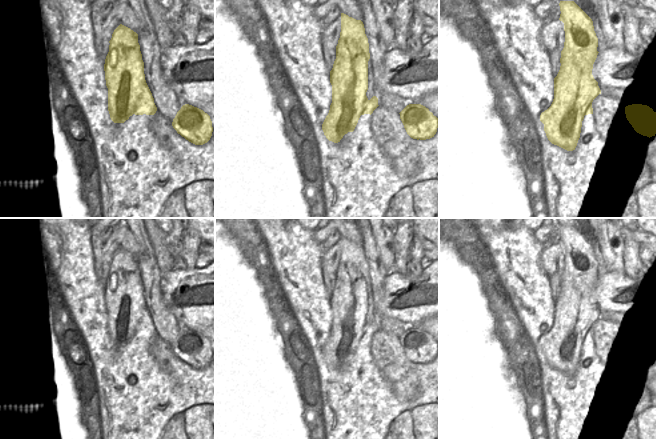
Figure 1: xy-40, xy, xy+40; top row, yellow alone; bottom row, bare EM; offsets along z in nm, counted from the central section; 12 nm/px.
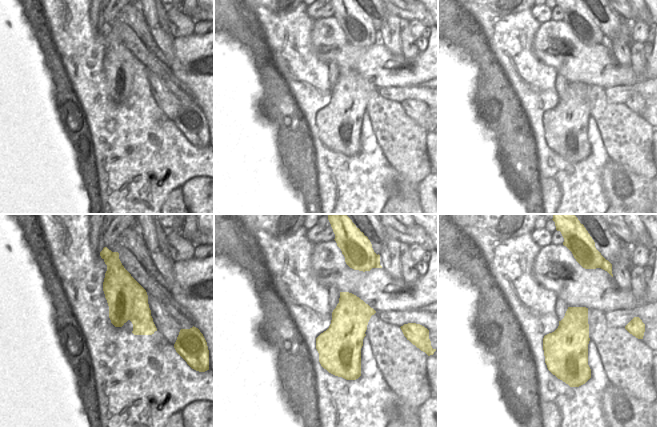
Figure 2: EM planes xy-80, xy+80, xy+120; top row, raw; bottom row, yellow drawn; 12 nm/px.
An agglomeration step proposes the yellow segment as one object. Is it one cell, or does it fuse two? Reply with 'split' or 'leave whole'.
split

